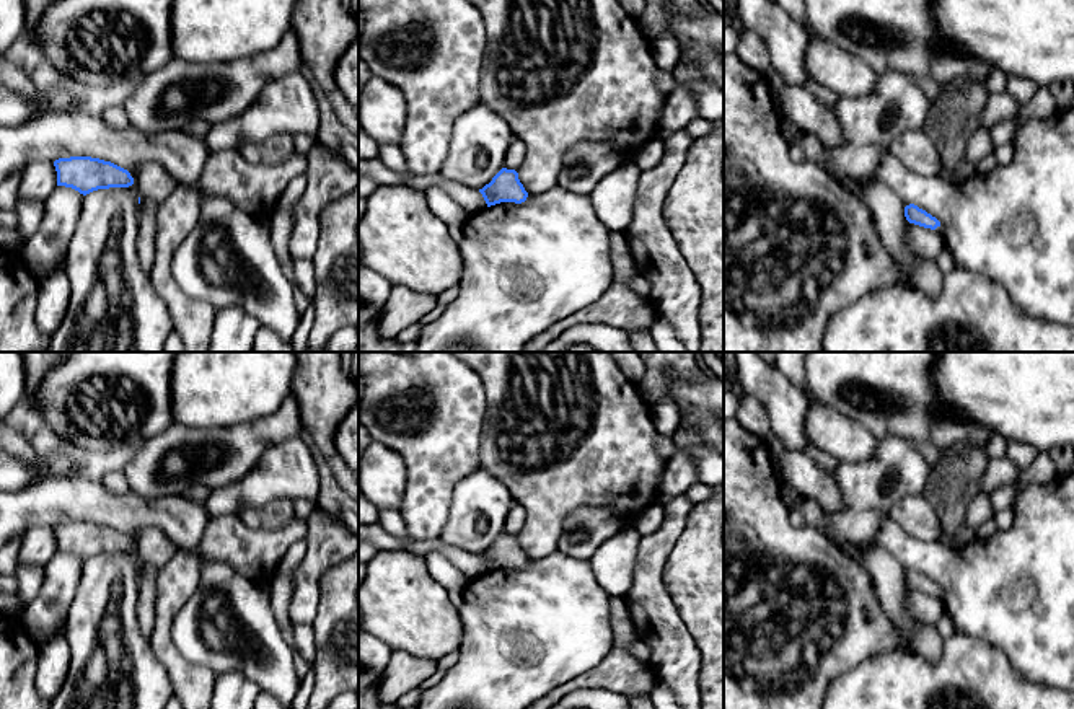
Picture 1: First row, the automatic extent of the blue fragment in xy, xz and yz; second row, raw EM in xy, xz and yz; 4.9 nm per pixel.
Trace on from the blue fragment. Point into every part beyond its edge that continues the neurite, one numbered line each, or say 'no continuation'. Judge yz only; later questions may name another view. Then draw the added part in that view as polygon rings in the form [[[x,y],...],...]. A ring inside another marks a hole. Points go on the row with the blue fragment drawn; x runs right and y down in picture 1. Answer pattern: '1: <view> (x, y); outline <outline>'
no continuation

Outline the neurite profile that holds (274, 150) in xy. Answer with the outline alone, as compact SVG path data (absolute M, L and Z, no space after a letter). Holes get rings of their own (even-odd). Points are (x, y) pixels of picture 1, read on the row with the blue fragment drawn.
M275 134L262 142L243 142L236 150L253 165L280 165L295 152L293 137Z

